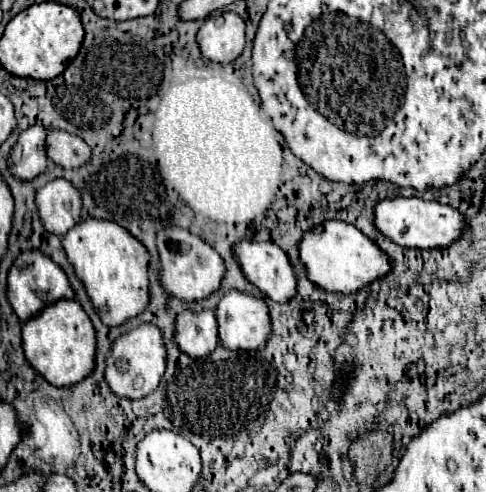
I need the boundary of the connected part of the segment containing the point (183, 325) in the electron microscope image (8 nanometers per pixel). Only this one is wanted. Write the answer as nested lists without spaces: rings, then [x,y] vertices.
[[[210,309],[184,311],[176,319],[176,343],[190,357],[206,357],[220,345],[218,319]]]

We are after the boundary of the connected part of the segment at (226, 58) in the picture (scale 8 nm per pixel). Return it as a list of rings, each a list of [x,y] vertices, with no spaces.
[[[222,13],[220,17],[208,17],[198,31],[198,45],[206,59],[218,63],[230,63],[240,57],[246,45],[246,25],[236,13]]]

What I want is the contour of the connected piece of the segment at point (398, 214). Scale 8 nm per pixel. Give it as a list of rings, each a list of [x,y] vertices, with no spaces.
[[[394,197],[394,199],[384,199],[376,205],[374,211],[374,221],[376,227],[390,237],[394,243],[402,247],[416,247],[416,249],[446,249],[452,243],[462,239],[462,233],[466,229],[466,217],[450,207],[442,205],[438,201],[424,201],[418,197]]]

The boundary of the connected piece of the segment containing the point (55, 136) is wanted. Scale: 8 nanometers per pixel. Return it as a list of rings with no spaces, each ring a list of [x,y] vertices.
[[[56,129],[48,131],[46,149],[48,149],[50,161],[54,161],[56,165],[64,169],[82,167],[92,157],[92,149],[86,145],[84,139],[64,133],[64,131],[56,131]]]

